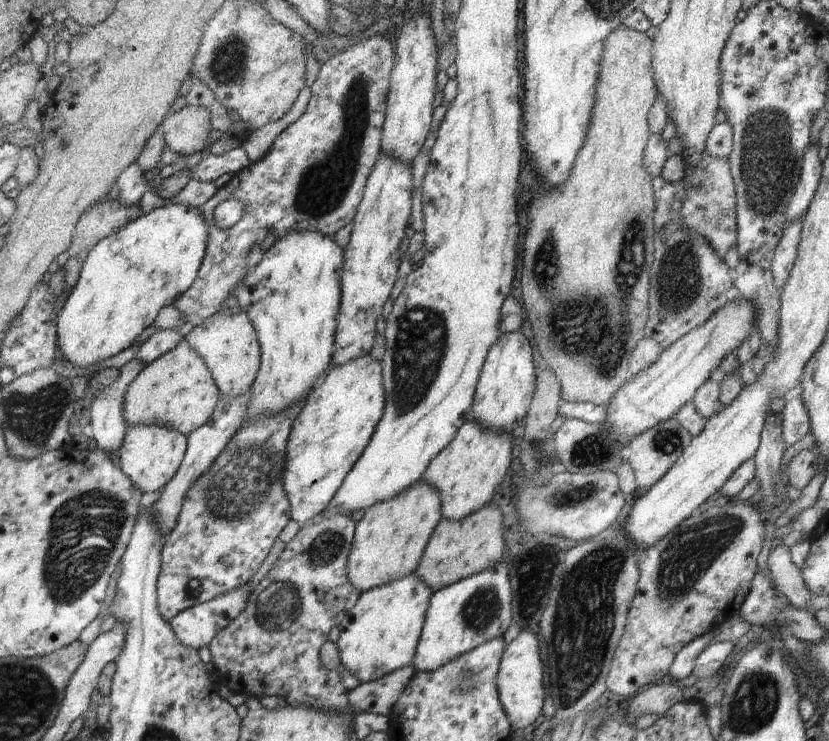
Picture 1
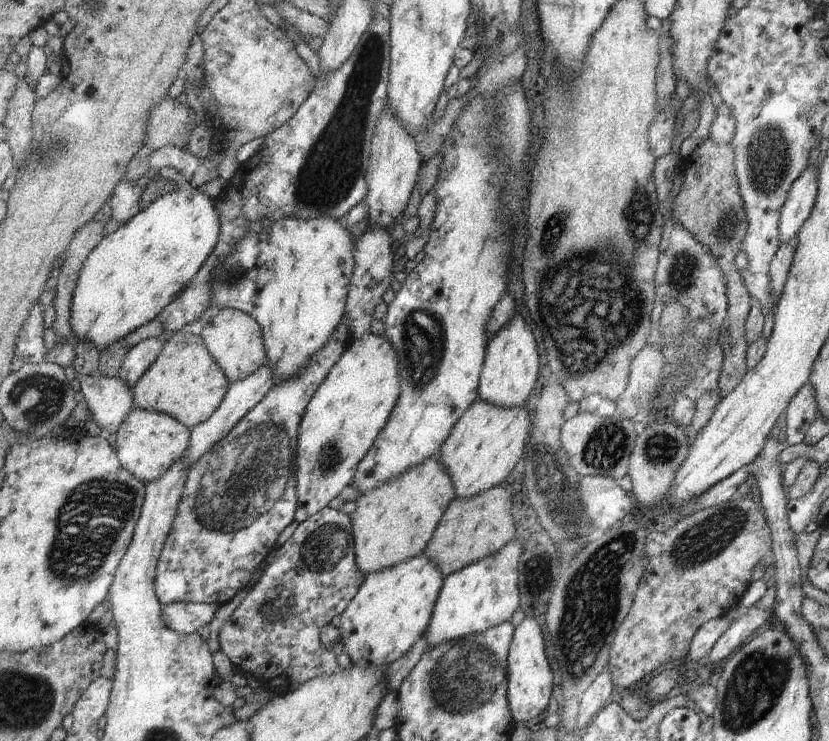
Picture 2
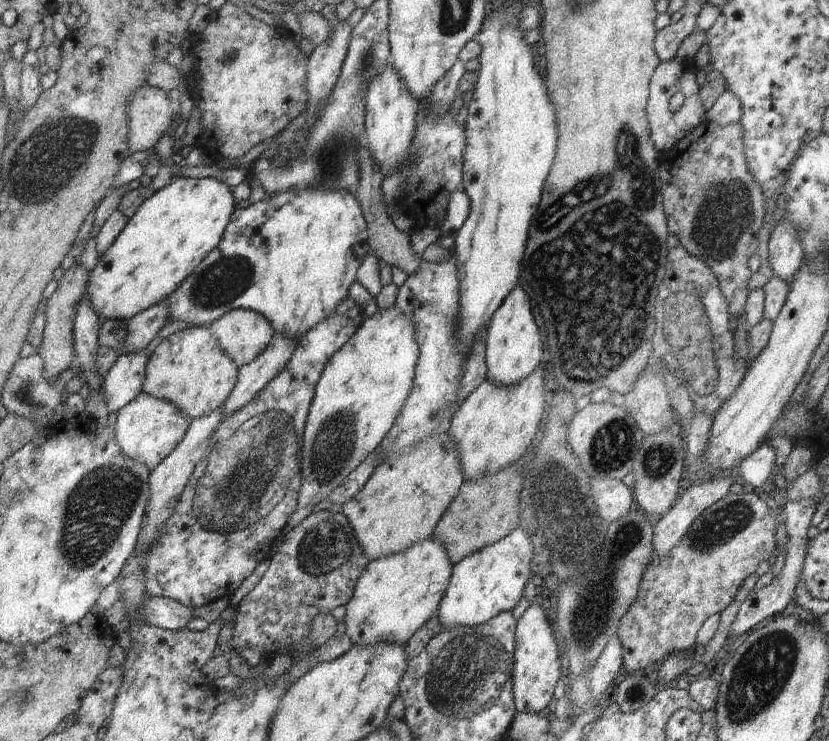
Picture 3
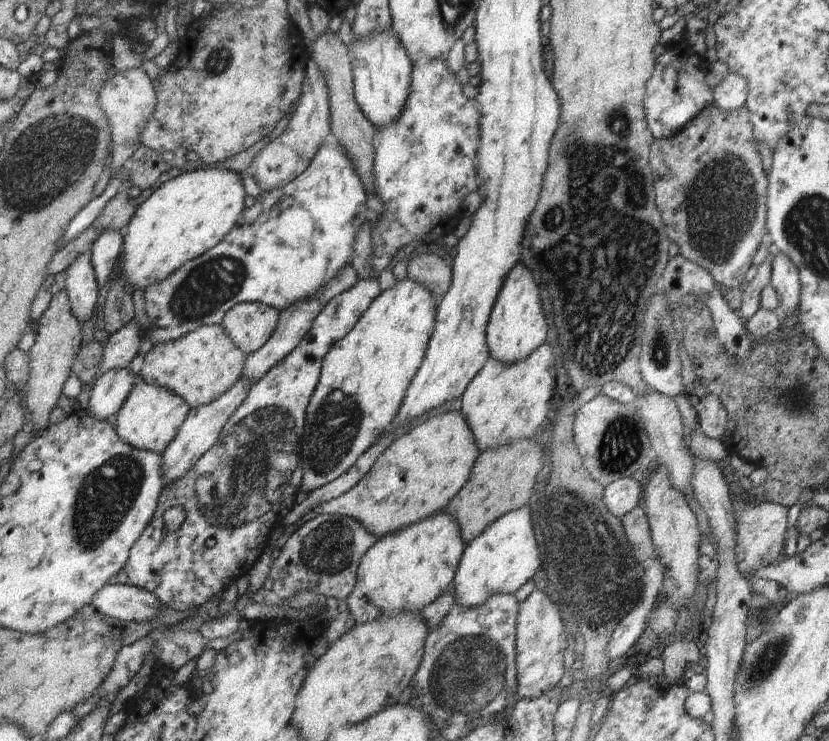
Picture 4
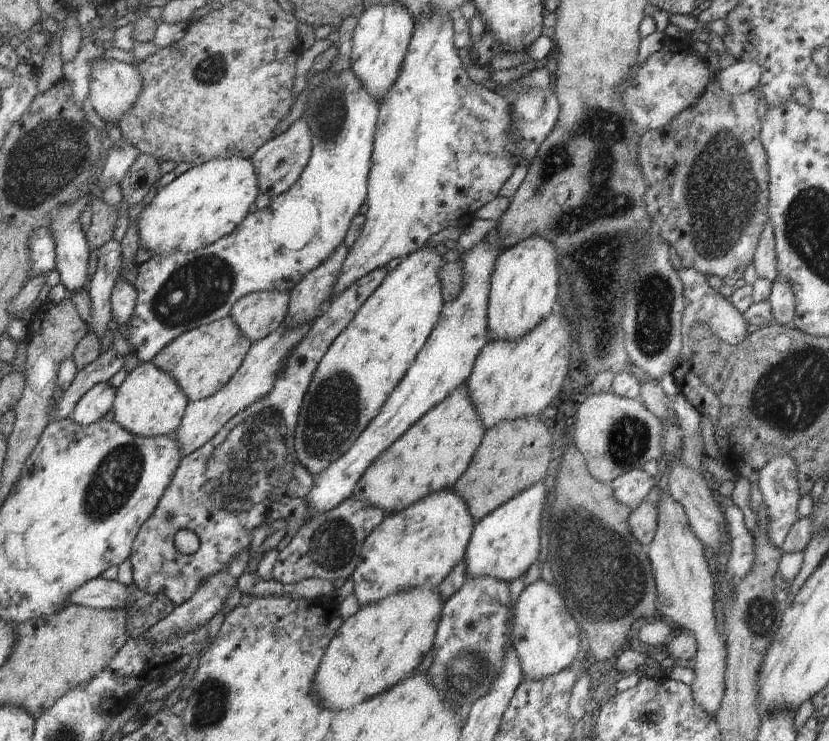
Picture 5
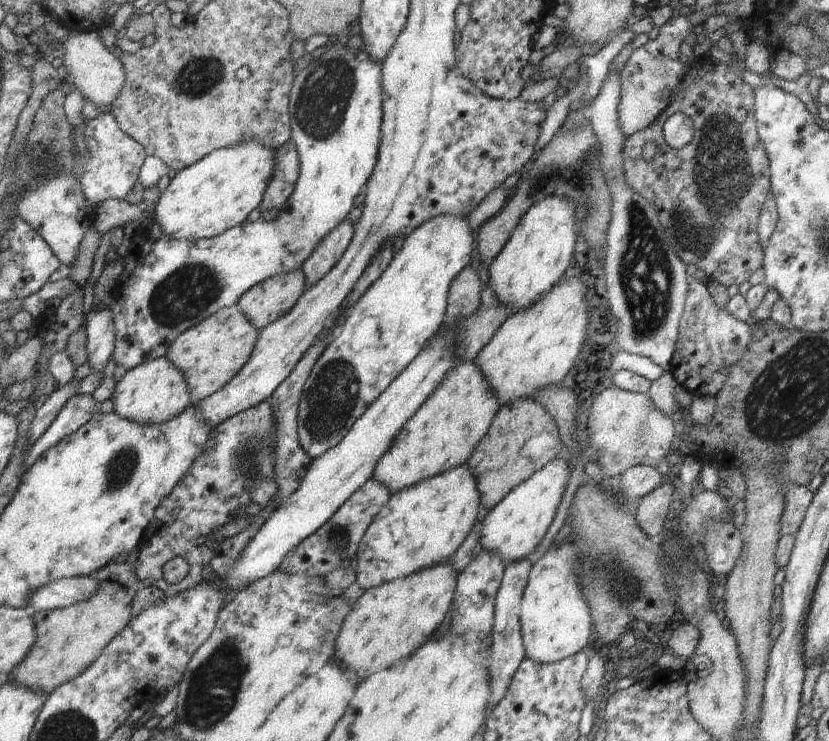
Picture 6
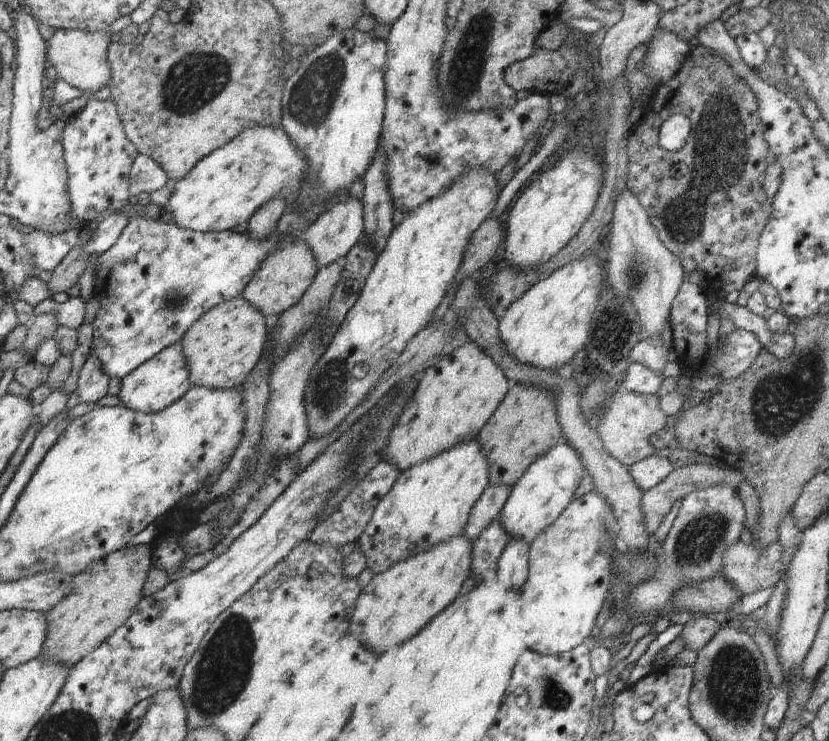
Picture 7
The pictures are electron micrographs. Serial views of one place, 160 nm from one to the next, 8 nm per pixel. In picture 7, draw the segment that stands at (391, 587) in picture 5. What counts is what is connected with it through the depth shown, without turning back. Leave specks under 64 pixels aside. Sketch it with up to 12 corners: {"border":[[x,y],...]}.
{"border":[[477,440],[400,472],[357,544],[374,575],[462,535]]}

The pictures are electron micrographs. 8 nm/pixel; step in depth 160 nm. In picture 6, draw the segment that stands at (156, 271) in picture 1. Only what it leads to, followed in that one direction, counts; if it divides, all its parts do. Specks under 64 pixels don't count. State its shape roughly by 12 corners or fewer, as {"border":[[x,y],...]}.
{"border":[[253,141],[174,176],[152,223],[201,240],[247,221],[278,164]]}

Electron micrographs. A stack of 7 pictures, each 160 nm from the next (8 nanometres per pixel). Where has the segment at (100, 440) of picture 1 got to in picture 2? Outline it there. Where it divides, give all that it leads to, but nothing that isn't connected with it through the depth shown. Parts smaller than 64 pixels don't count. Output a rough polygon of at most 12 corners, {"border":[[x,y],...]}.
{"border":[[74,341],[73,367],[103,433],[116,433],[134,408],[131,388],[104,376],[99,350]]}

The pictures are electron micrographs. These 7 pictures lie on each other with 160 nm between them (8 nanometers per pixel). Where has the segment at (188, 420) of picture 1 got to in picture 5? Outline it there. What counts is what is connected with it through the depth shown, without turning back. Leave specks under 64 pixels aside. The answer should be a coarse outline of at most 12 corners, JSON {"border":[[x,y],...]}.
{"border":[[226,316],[178,336],[151,362],[189,402],[232,379],[250,346]]}

